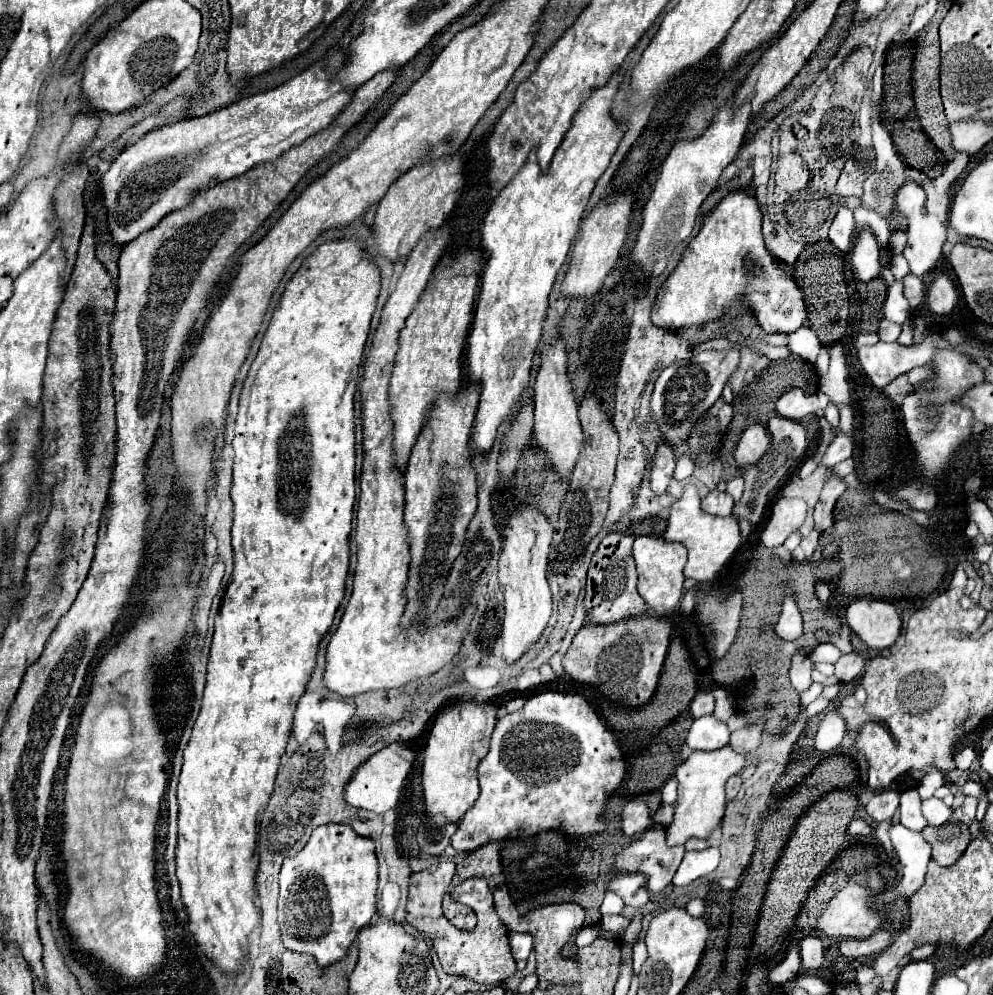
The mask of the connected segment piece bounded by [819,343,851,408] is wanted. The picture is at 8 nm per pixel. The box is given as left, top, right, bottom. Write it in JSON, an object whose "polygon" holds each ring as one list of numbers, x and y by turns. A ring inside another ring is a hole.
{"polygon":[[839,343,827,348,831,354,831,364,825,376,819,380,819,390,829,396,831,404,837,408,841,406,851,406,851,392,847,384,847,366,845,366,845,356]]}

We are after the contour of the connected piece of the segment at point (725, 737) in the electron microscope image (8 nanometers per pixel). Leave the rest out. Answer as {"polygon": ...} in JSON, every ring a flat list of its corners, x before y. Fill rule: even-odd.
{"polygon":[[713,714,701,716,693,722,687,734,687,746,691,750,719,750,729,744,729,728,727,722,717,720]]}

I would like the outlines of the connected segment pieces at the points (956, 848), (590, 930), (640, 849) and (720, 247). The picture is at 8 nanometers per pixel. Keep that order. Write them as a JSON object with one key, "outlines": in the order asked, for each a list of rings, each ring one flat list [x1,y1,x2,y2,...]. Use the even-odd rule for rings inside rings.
{"outlines":[[[945,822,943,826,927,826,923,836,933,846,933,860,951,866,955,864,971,842,969,828,963,822]],[[597,926,581,928,579,934,575,934,575,946,587,946,597,938]],[[651,828,643,834,641,840,629,844,617,858,613,868,621,874,639,872,647,878,647,888,651,892,661,892,671,884,685,848,683,846,667,846,665,830]],[[733,190,729,192,703,220,703,226,699,234,689,242,689,246,683,250,679,264,669,274,669,278,663,282,663,286,657,292,653,310,651,310,651,322,659,328,667,330,679,330,693,324,707,324,723,316,725,312,731,312,731,306,741,306,741,300,747,298,749,306,753,308,753,316,757,318,759,326,773,334,773,332,795,332,803,324,807,324,807,308,803,302,803,294,795,286,795,280,787,276,773,260,773,256,767,252,763,234,761,234,761,210,751,194,751,190]]]}

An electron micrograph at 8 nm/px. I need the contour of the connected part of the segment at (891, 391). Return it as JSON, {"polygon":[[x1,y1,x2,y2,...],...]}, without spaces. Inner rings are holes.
{"polygon":[[905,374,895,378,889,385,884,388,884,394,891,398,896,404,901,404,908,394,915,392,915,386,909,384]]}

